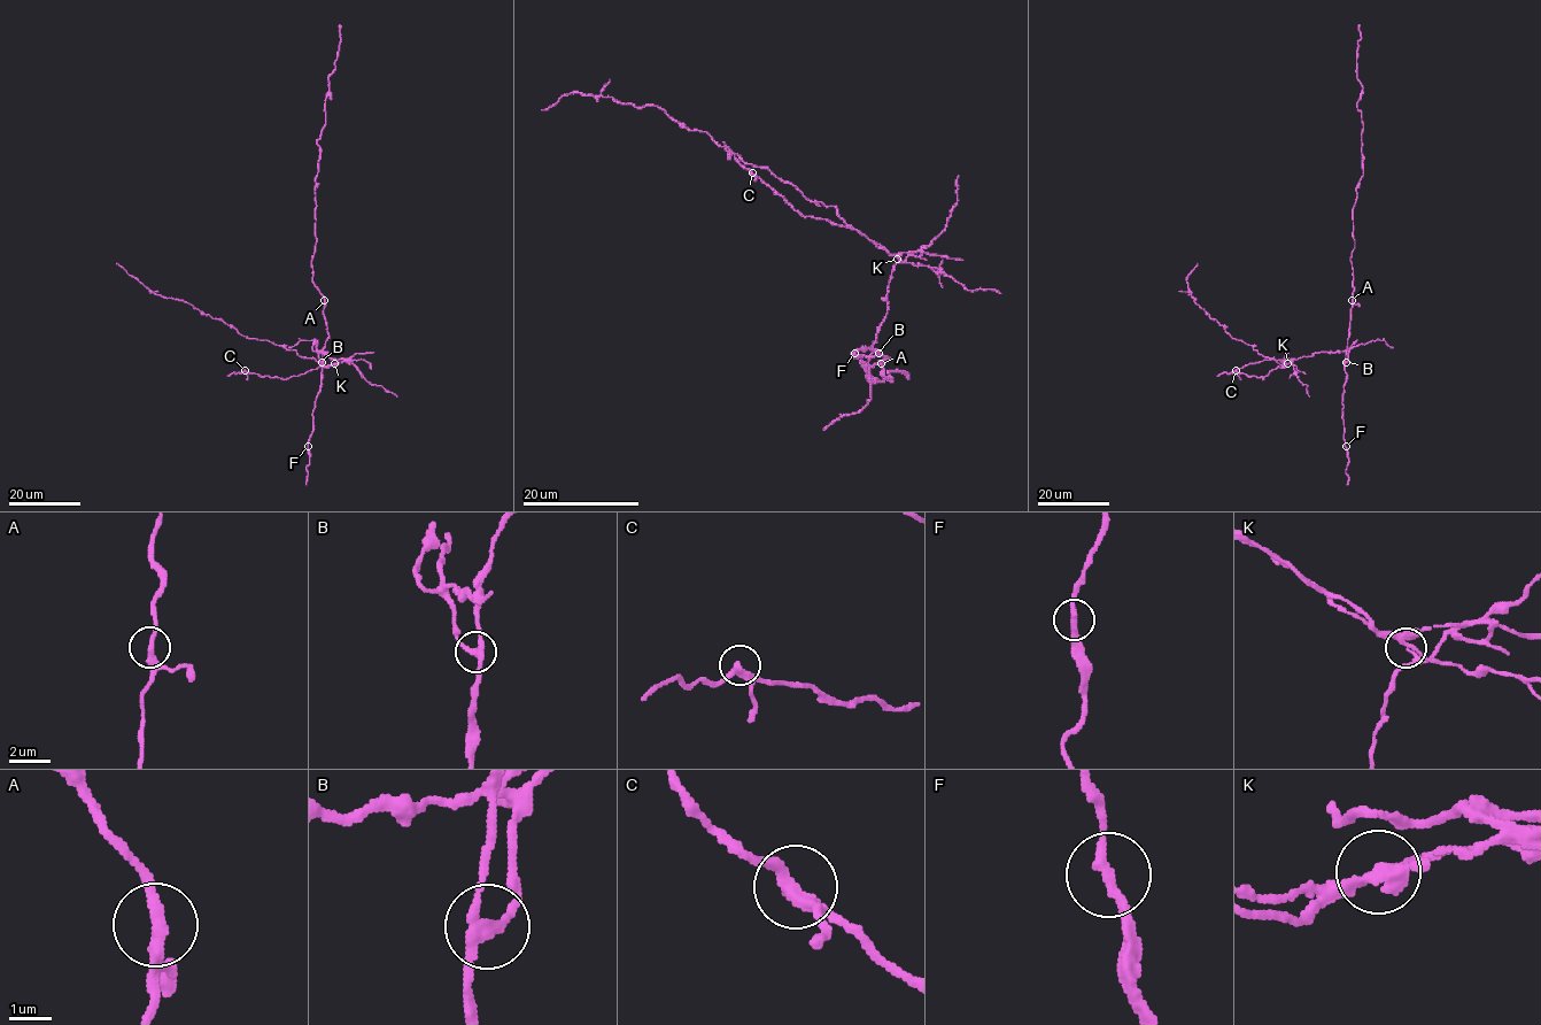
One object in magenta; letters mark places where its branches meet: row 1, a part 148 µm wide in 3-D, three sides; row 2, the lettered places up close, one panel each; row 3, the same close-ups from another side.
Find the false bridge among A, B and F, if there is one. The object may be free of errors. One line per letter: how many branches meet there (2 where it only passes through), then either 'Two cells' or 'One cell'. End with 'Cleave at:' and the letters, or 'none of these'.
A: Branches: 3. One cell
B: Branches: 3. Two cells
F: Branches: 2. One cell
Cleave at: B

